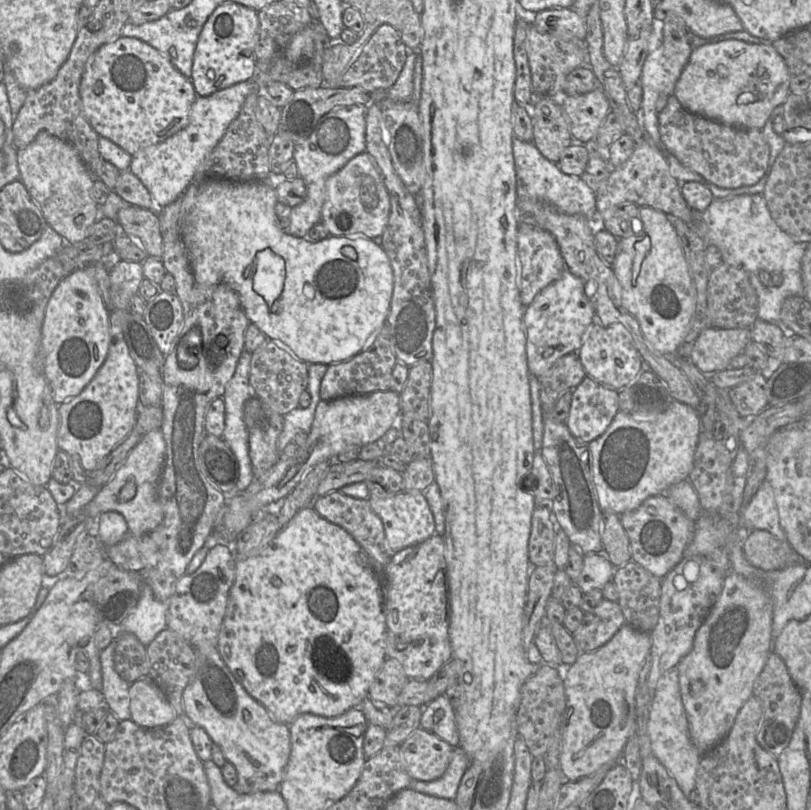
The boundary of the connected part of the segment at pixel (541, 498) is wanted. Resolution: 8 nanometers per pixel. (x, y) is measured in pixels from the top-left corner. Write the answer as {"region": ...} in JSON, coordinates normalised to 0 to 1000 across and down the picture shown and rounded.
{"region":[[[667,556],[660,559],[655,581],[646,593],[645,604],[655,610],[663,622],[677,622],[688,610],[688,602],[668,564]]]}

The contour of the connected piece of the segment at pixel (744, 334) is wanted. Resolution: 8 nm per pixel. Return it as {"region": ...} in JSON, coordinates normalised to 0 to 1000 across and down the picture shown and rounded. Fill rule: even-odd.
{"region":[[[874,404],[857,419],[848,443],[866,460],[879,462],[899,454],[903,443],[925,422],[924,405]]]}

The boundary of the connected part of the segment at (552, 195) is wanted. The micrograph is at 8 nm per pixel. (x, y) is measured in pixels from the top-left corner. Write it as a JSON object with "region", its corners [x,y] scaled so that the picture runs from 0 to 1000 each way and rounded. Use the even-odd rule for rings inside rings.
{"region":[[[633,170],[633,193],[636,210],[636,231],[637,231],[637,260],[641,274],[658,275],[655,270],[656,252],[678,251],[689,260],[702,265],[714,264],[724,270],[730,270],[735,262],[735,240],[716,222],[715,219],[703,217],[694,214],[684,201],[673,196],[656,175],[646,175]]]}

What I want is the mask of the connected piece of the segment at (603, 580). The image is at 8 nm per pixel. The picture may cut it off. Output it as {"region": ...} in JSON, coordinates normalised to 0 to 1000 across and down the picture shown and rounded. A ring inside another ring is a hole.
{"region":[[[746,683],[721,684],[718,705],[707,721],[718,731],[742,728],[753,717],[758,702]]]}

